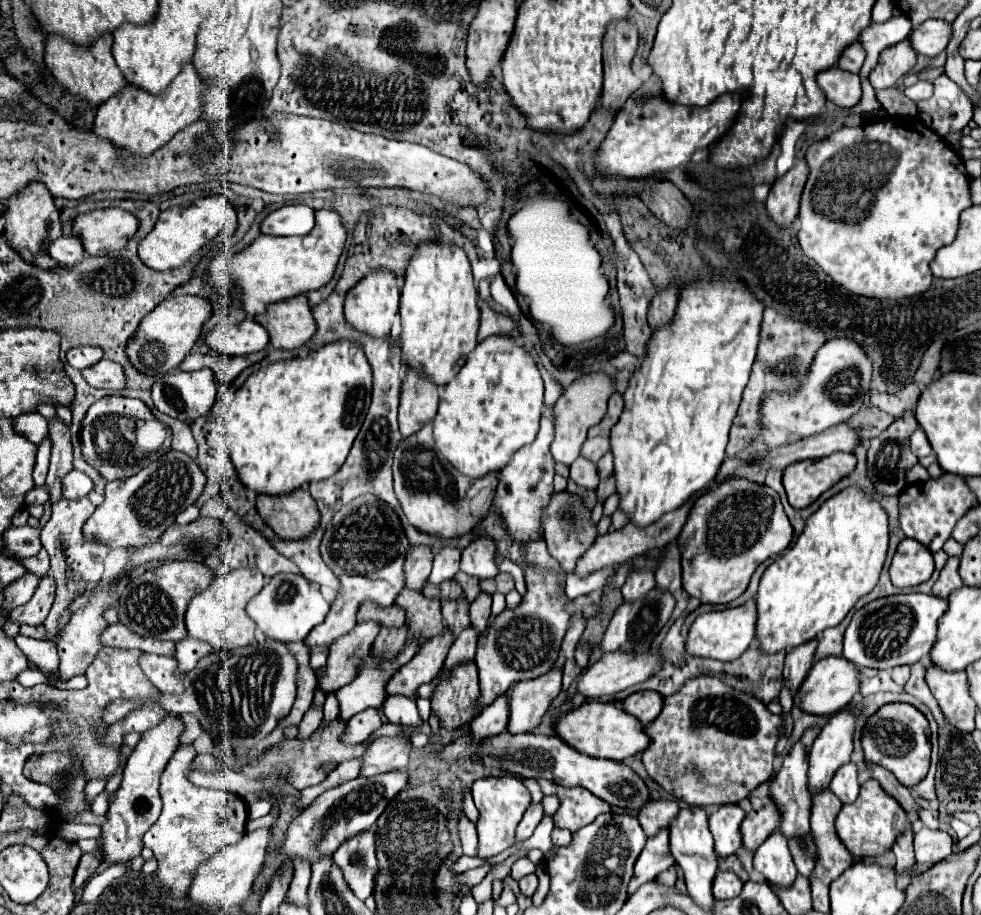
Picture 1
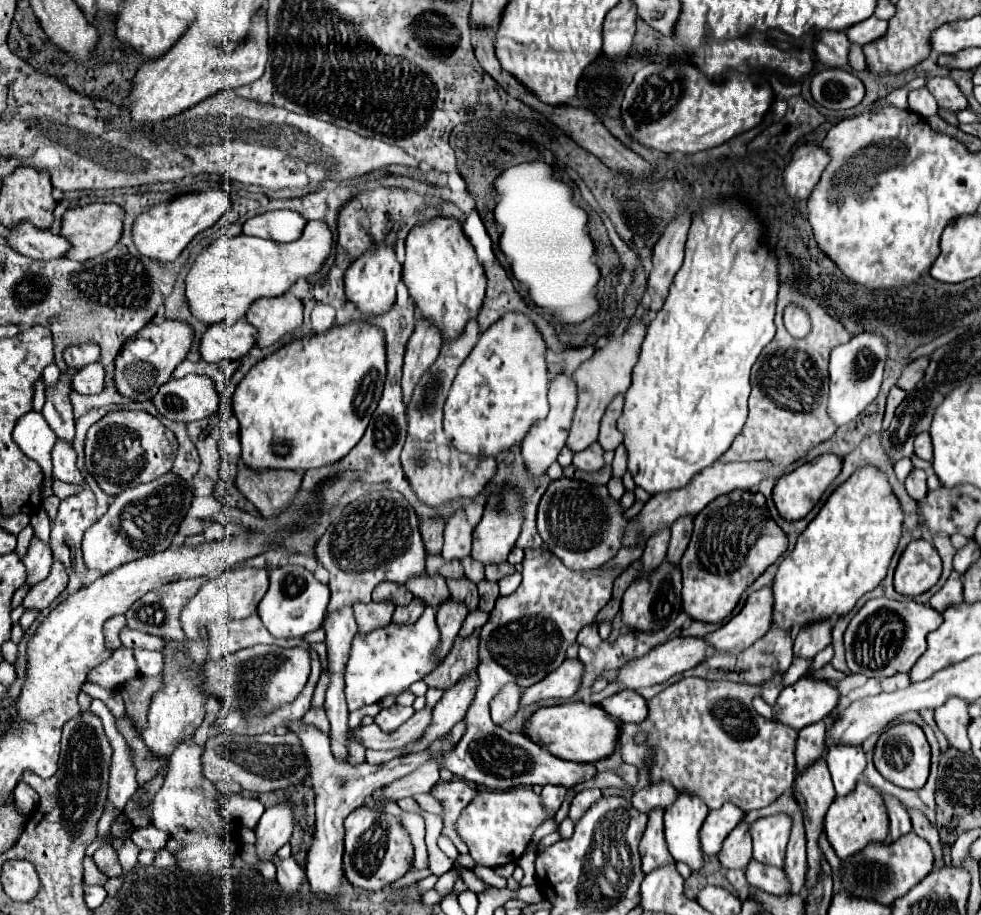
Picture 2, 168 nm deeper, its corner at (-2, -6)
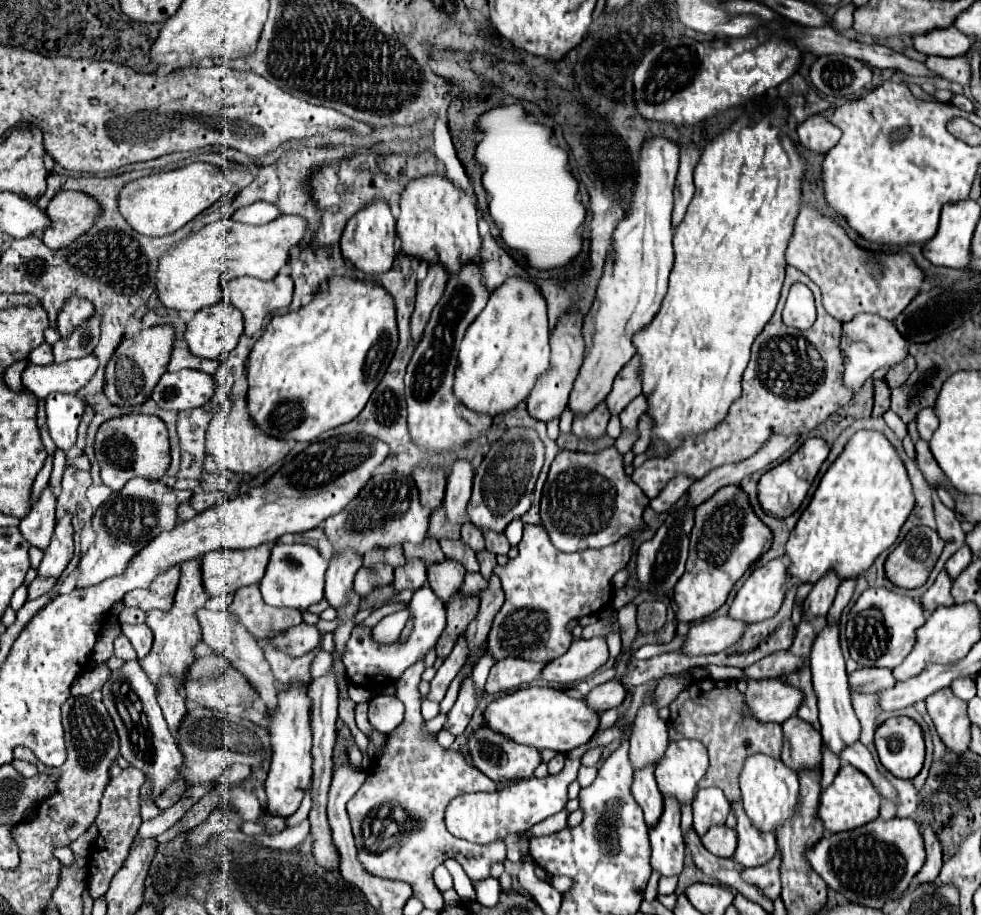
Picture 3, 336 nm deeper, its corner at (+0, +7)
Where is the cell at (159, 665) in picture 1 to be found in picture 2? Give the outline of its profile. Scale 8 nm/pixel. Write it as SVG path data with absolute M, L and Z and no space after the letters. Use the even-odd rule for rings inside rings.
M135 650L135 660L137 660L139 670L141 670L143 676L161 674L161 672L163 672L163 654L161 654L161 652Z

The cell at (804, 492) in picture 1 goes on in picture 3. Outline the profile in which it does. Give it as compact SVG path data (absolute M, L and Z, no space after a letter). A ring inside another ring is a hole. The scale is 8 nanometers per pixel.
M811 437L787 461L783 461L781 465L763 473L759 479L759 485L757 485L757 497L759 497L763 511L771 513L773 517L779 517L779 519L793 515L799 509L799 505L803 503L803 499L805 499L821 463L827 459L827 455L829 455L829 445L819 437Z

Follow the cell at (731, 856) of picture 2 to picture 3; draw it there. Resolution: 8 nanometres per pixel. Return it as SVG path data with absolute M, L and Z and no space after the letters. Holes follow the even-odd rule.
M725 825L709 829L701 837L705 849L709 849L717 857L733 857L735 847L737 847L737 835L733 829L727 829Z

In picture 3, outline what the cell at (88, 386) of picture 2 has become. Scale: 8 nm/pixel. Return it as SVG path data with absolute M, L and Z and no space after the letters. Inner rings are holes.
M87 355L81 359L51 365L29 363L21 379L29 391L33 391L39 399L45 399L49 393L55 391L77 393L89 383L95 371L97 371L97 357Z

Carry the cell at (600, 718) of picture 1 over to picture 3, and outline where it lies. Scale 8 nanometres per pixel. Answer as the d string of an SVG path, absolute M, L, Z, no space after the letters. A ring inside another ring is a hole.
M523 687L515 693L503 695L487 705L483 717L489 729L495 729L511 741L531 745L539 751L553 749L561 753L585 745L599 727L599 715L589 709L583 699L573 699L565 691L551 687Z

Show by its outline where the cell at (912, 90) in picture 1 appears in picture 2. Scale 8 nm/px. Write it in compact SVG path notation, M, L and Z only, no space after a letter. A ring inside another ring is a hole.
M919 88L919 90L909 92L909 108L923 118L937 114L937 102L927 88Z

